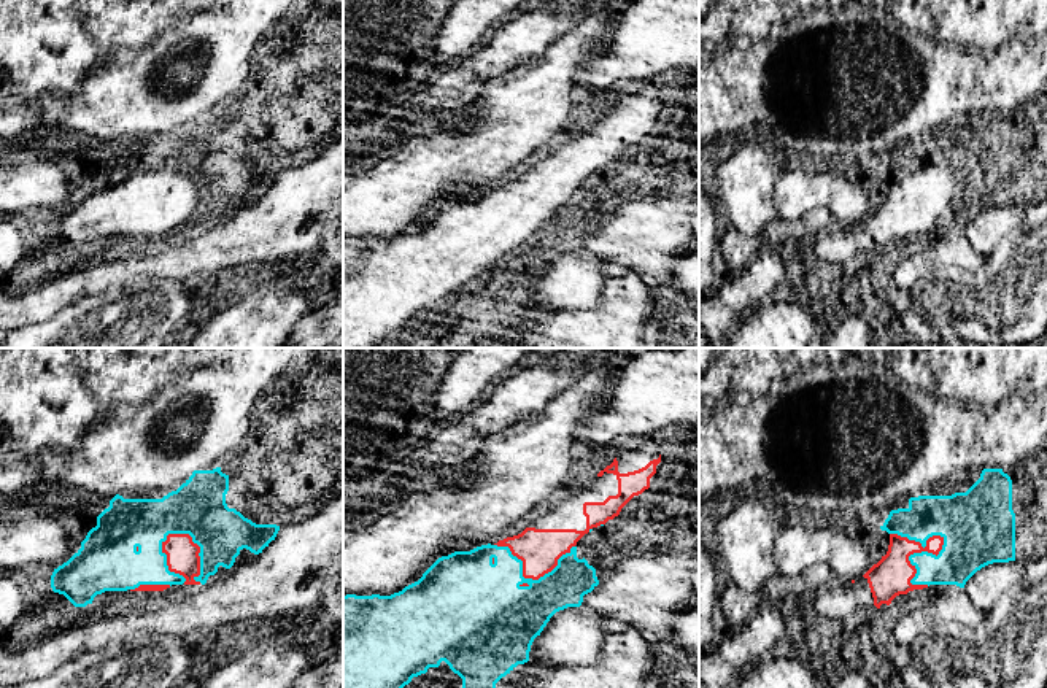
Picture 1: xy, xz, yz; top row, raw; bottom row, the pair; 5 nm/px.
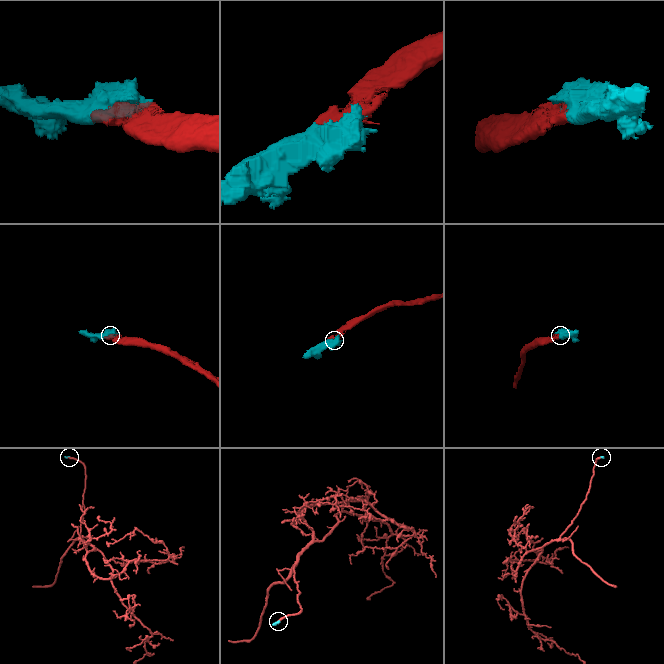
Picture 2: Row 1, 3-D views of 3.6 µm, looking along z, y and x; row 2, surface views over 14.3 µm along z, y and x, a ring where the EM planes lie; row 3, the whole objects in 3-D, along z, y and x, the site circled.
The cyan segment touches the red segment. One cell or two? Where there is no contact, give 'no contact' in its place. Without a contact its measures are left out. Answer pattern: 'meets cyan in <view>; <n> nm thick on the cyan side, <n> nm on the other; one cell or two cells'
meets cyan in yz; 220 nm thick on the cyan side, 200 nm on the other; one cell

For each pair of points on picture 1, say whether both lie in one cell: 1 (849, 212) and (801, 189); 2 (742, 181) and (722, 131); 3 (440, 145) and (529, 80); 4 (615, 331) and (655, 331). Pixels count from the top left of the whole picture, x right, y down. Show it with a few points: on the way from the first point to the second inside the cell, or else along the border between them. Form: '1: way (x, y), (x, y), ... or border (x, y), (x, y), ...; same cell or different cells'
1: way (838, 200), (828, 191), (812, 189); same cell
2: border (739, 146), (718, 164); different cells
3: way (463, 145), (467, 145), (510, 102); same cell
4: border (652, 312), (641, 331); different cells

